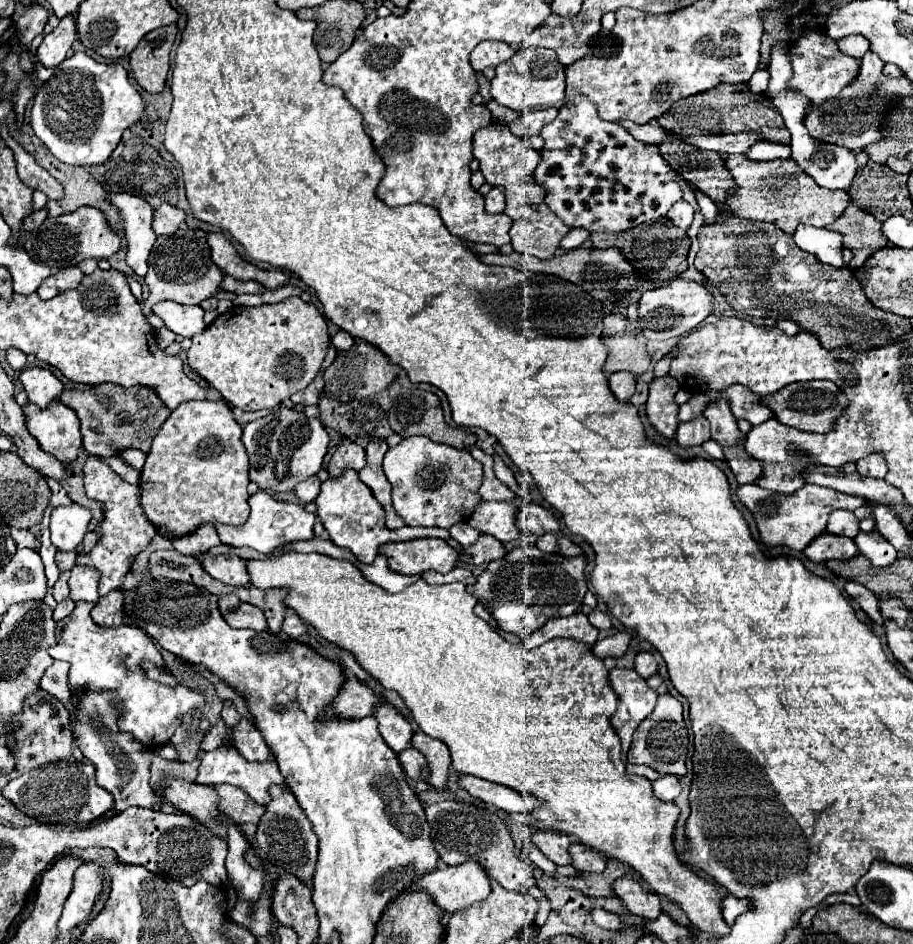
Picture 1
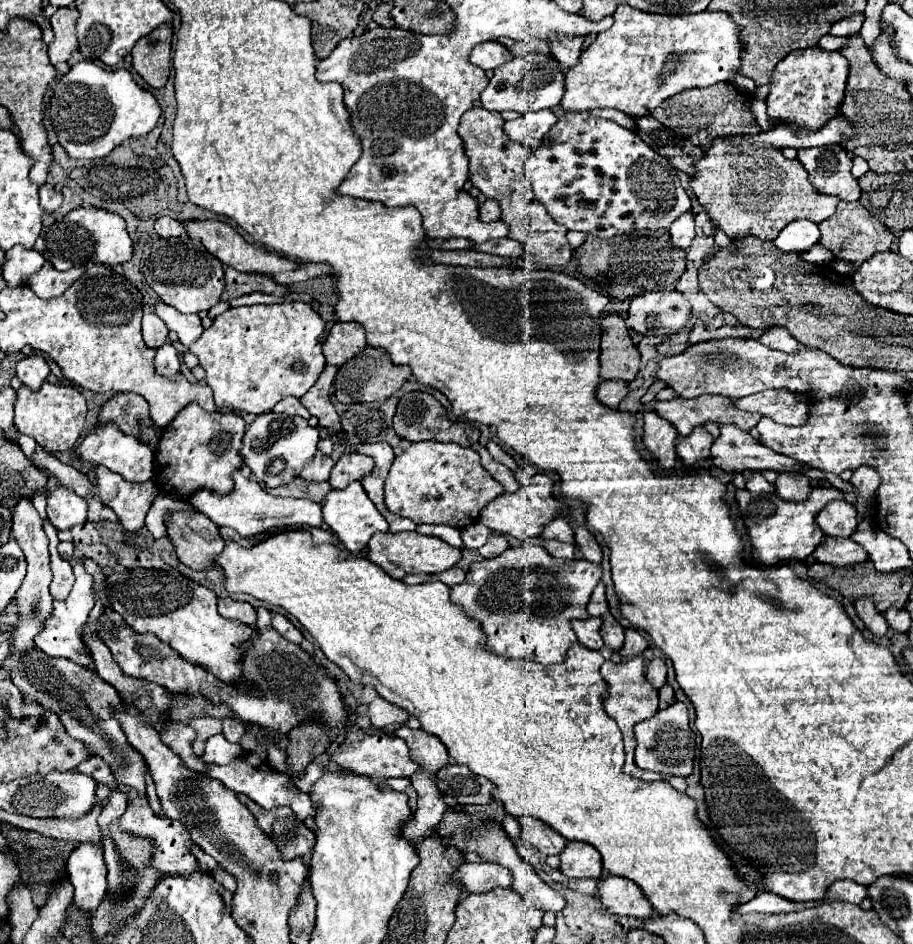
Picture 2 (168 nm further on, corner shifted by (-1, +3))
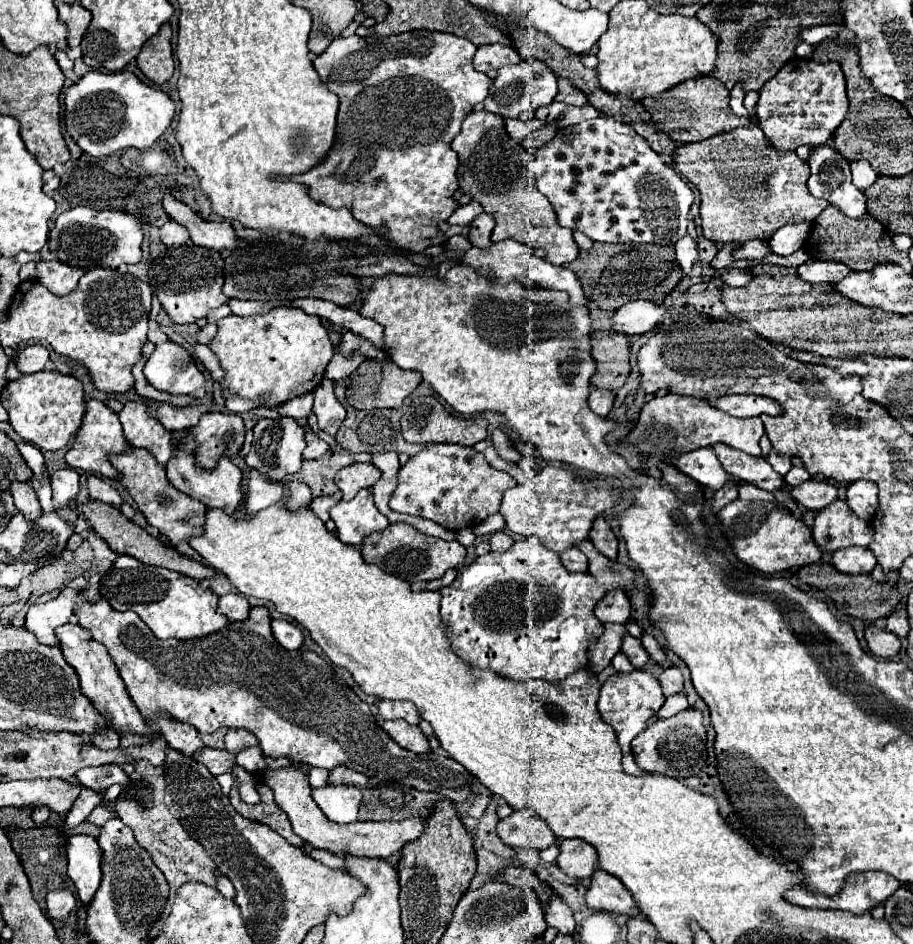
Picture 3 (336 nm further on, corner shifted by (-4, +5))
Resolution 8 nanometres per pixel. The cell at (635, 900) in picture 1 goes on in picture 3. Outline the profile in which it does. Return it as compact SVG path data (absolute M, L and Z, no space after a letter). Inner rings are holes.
M596 870L592 876L590 890L586 892L586 902L592 910L598 912L612 912L624 916L638 916L638 904L634 902L630 890L618 882L618 878L610 876L604 870Z

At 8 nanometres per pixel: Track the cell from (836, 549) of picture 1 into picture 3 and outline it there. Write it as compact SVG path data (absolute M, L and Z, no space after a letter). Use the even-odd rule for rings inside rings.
M850 546L850 548L840 548L828 554L828 560L846 574L864 574L864 572L872 572L876 562L876 556L868 550L868 548L858 548L858 546Z

